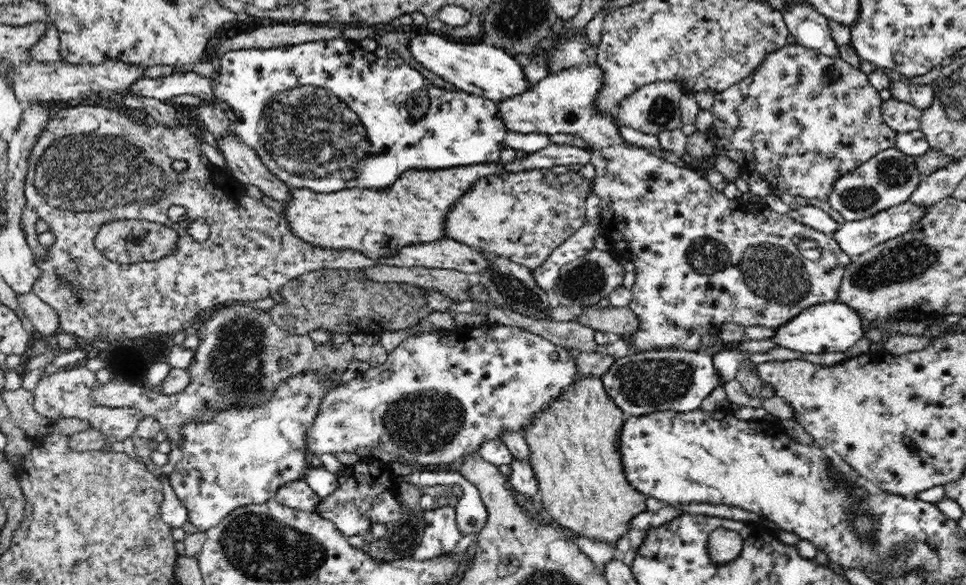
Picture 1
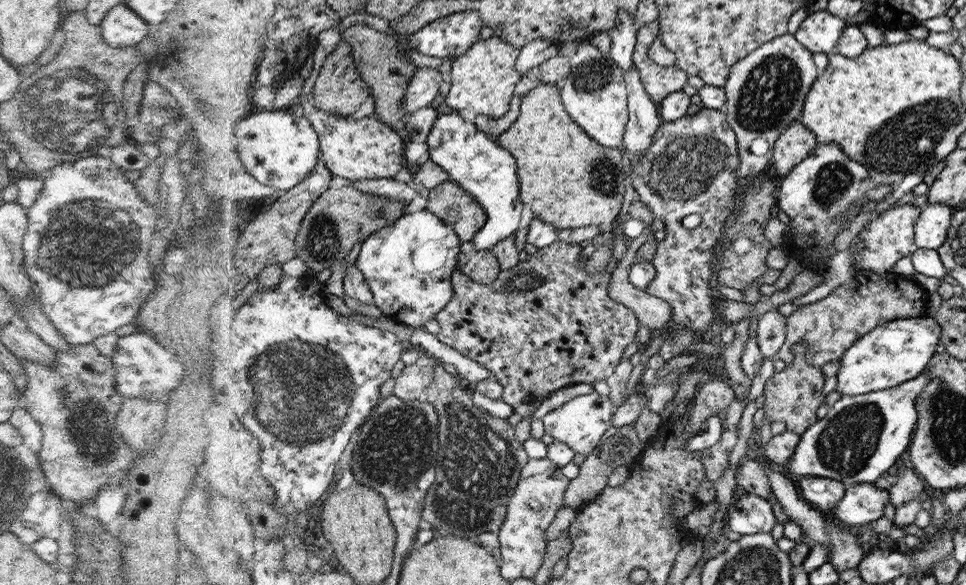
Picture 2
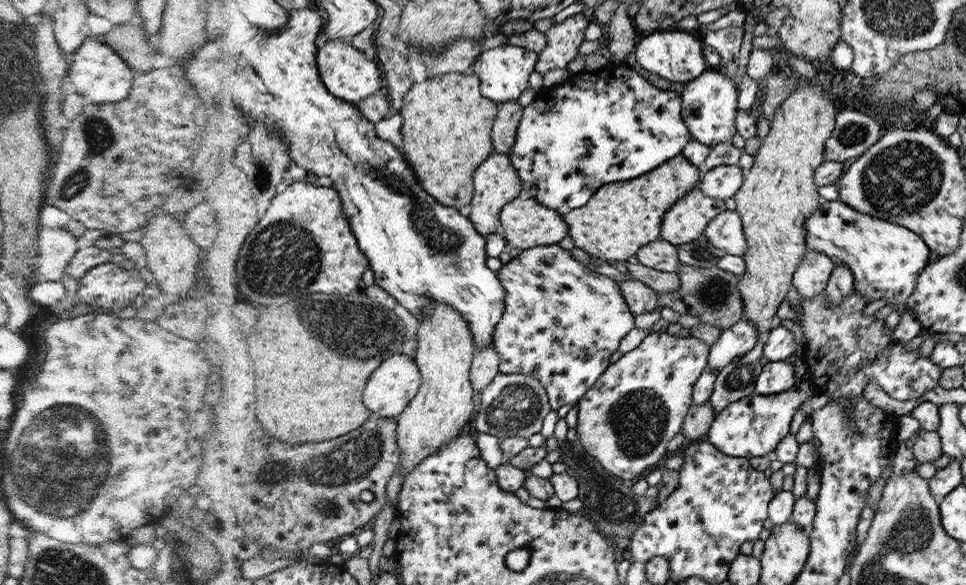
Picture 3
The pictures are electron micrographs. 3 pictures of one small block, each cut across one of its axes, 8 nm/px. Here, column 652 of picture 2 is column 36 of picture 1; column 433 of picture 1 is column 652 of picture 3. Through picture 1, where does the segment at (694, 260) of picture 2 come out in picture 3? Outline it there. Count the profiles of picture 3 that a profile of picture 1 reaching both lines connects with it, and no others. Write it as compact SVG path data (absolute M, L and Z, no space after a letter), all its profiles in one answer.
M661 236L654 243L643 247L634 260L644 266L664 272L676 272L680 263L676 245L670 244Z

